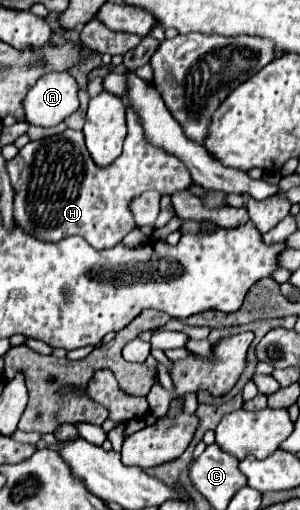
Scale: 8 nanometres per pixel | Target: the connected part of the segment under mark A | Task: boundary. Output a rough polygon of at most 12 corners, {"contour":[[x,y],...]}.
{"contour":[[69,71],[43,75],[25,97],[27,123],[53,127],[79,109]]}

